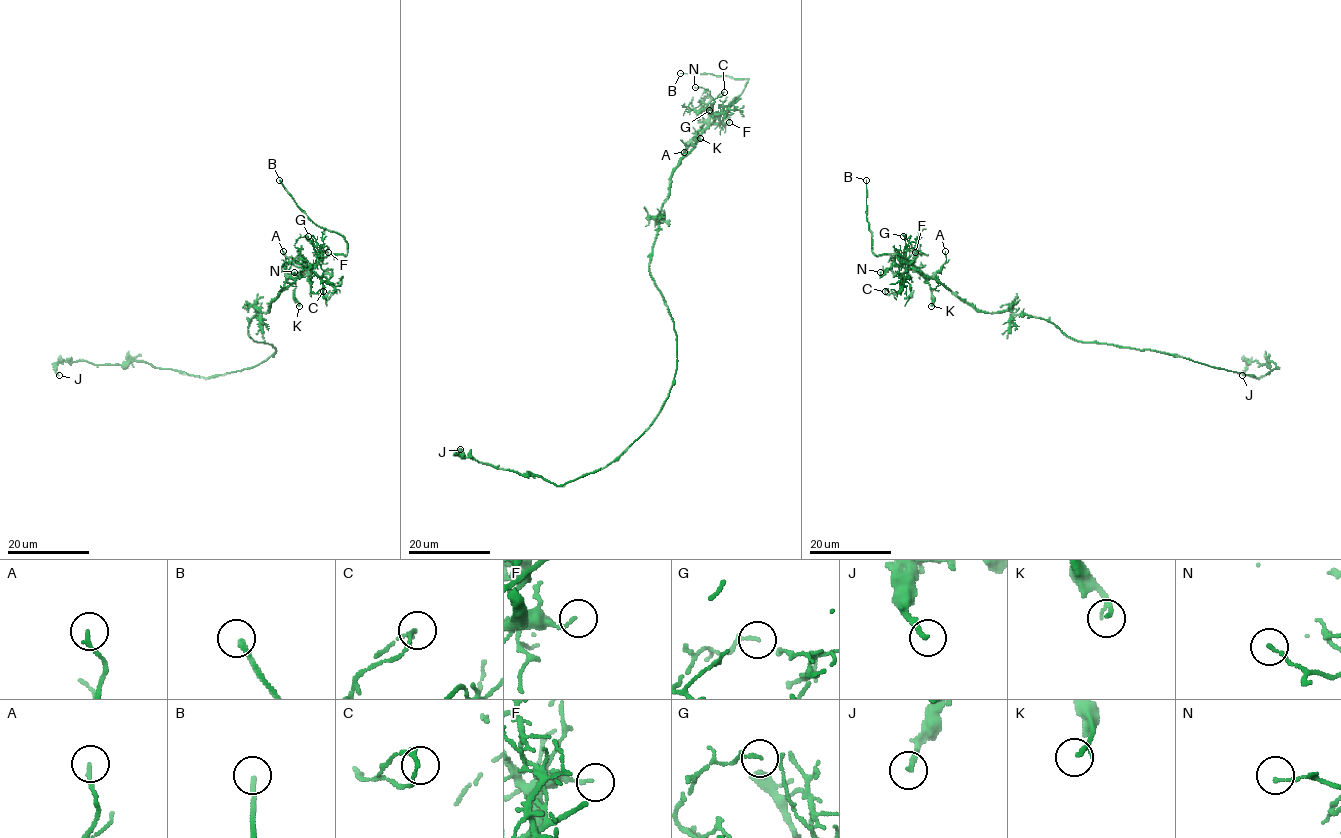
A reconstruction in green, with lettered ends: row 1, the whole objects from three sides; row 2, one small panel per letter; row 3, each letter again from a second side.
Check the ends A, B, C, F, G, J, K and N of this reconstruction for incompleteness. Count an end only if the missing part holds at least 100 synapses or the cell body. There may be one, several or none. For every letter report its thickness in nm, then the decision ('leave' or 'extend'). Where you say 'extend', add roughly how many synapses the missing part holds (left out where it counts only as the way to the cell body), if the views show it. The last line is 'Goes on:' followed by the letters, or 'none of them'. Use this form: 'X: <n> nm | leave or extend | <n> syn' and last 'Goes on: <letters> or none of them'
A: 140 nm | leave
B: 190 nm | extend
C: 140 nm | leave
F: 120 nm | leave
G: 110 nm | leave
J: 190 nm | leave
K: 160 nm | leave
N: 120 nm | leave
Goes on: B

